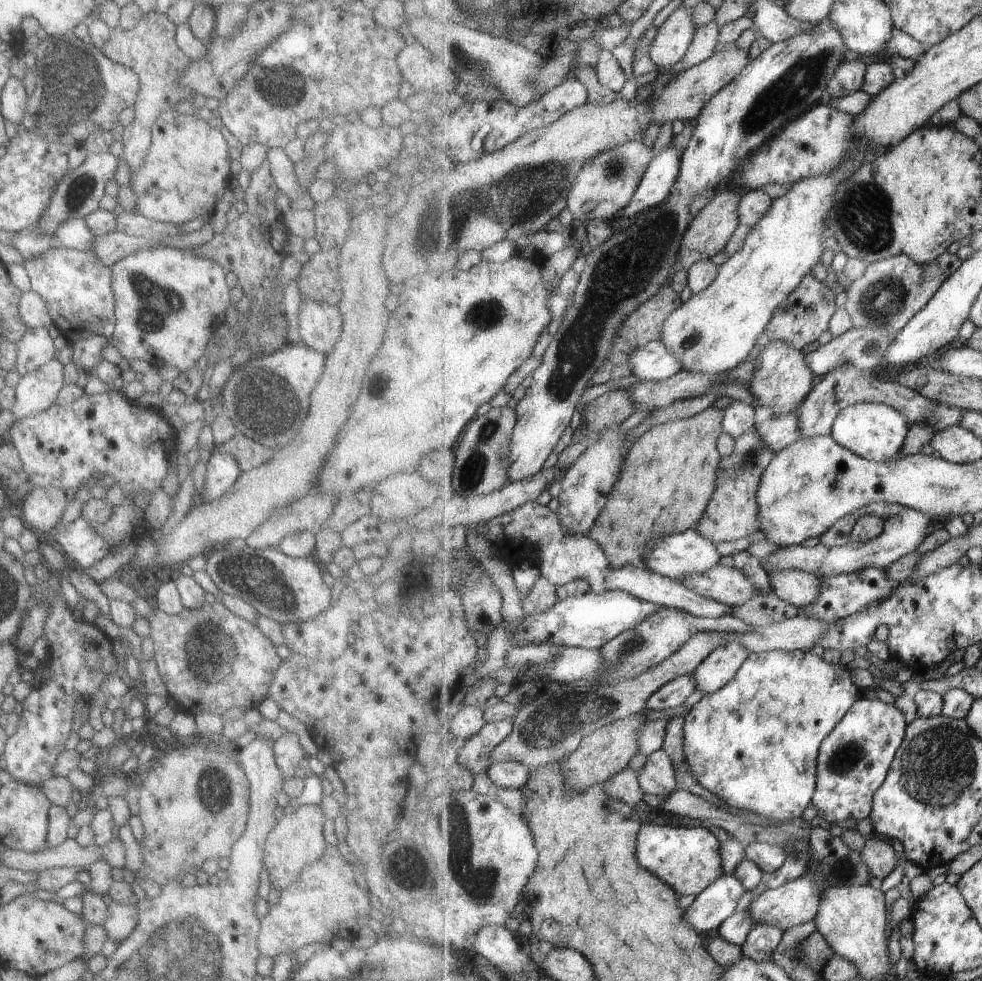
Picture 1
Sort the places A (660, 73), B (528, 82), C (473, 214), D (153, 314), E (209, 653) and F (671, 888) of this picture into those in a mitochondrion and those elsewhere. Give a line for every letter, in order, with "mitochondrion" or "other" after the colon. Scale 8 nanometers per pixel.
A: other
B: mitochondrion
C: mitochondrion
D: mitochondrion
E: mitochondrion
F: other

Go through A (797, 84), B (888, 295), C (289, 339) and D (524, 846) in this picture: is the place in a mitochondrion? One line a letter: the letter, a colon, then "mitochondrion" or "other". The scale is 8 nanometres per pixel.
A: mitochondrion
B: mitochondrion
C: other
D: other

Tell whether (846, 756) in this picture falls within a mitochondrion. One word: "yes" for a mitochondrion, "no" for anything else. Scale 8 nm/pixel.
yes

